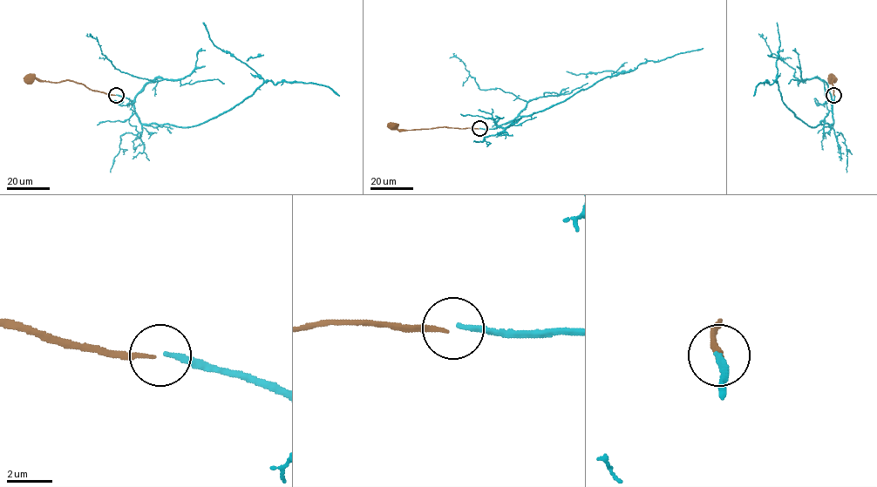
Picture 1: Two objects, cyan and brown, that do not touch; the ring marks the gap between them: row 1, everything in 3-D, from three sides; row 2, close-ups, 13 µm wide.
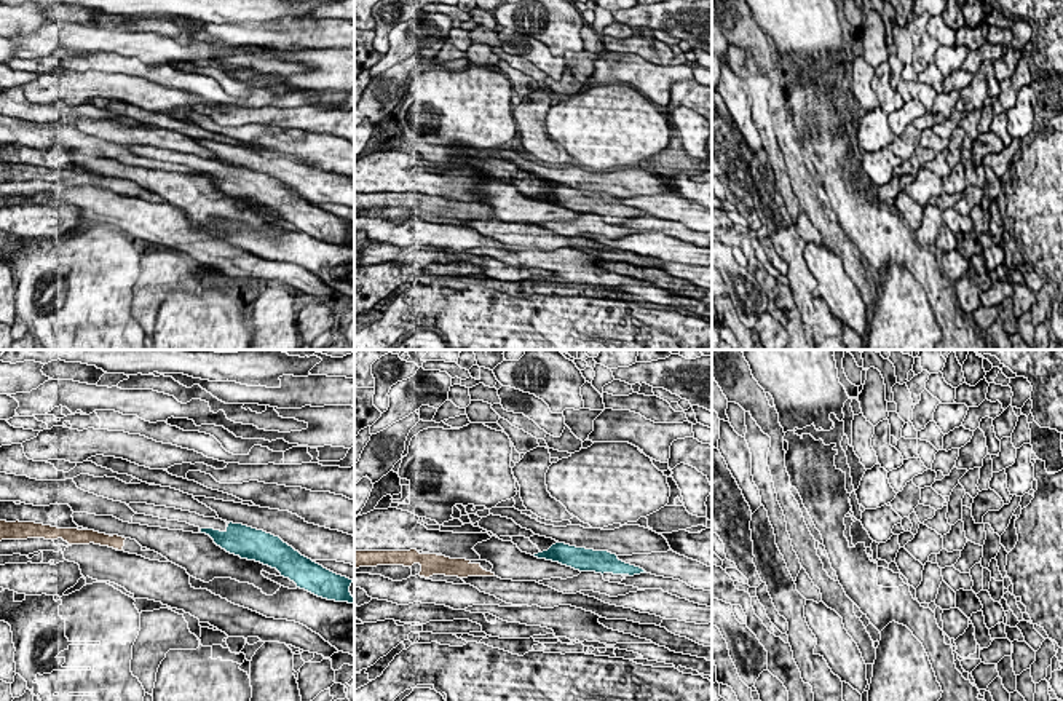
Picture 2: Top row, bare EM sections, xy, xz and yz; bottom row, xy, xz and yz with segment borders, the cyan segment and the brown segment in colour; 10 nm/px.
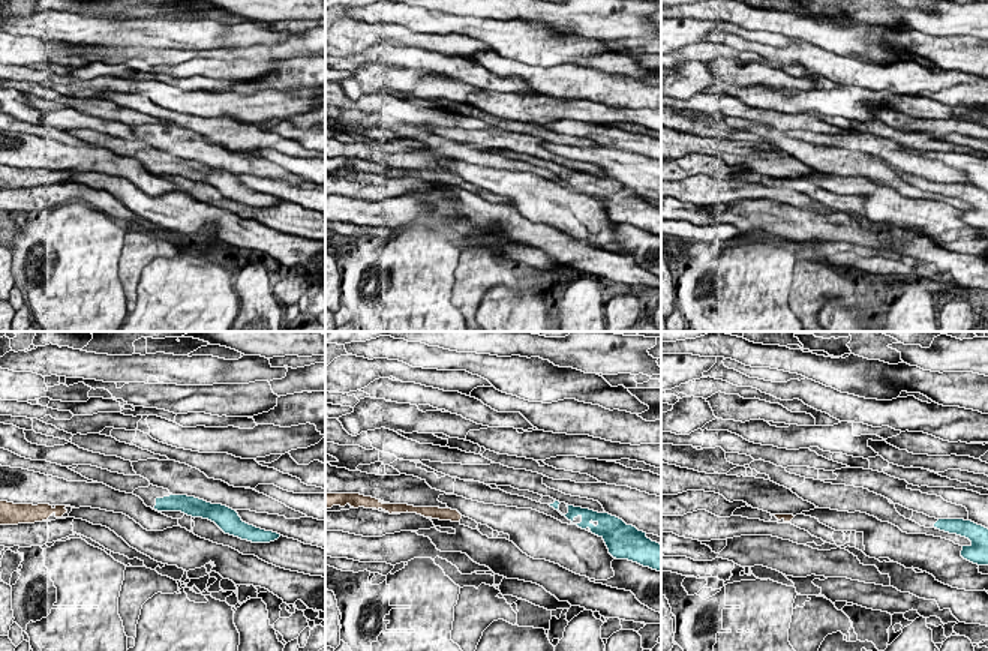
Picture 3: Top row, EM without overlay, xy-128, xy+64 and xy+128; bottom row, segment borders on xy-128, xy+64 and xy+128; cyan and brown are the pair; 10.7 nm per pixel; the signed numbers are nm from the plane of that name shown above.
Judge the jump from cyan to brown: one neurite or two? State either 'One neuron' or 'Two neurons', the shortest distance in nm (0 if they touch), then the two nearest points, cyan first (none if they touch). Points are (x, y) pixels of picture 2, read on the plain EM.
Two neurons. Distance 440 nm. Across: xz (533, 197), (493, 216)

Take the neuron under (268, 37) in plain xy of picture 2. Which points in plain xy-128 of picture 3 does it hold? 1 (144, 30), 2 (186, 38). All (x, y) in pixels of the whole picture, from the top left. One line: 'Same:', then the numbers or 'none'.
Same: 1, 2

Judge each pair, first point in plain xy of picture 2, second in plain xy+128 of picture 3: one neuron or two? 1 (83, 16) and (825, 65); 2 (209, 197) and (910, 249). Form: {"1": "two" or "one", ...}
{"1": "two", "2": "two"}

